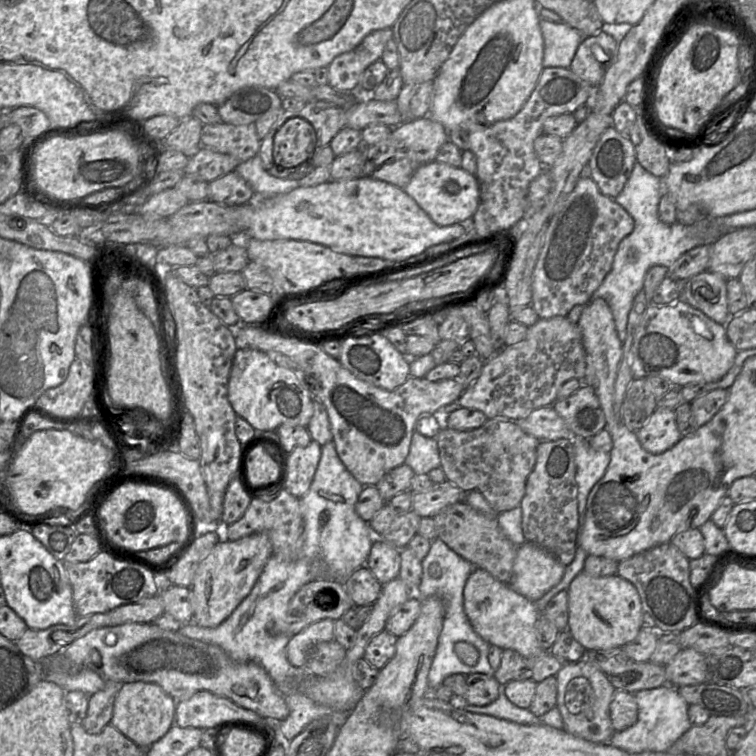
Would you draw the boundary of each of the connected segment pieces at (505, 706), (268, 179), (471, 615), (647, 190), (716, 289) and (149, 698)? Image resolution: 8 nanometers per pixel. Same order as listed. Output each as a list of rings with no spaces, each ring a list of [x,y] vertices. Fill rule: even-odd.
[[[500,686],[498,698],[486,706],[475,706],[466,703],[463,697],[453,695],[450,701],[452,705],[458,706],[467,712],[485,714],[518,724],[532,725],[540,722],[528,708],[523,709],[514,705],[506,696],[503,686]]]
[[[258,154],[241,162],[234,171],[250,185],[257,197],[285,194],[300,186],[299,180],[282,179],[269,174]]]
[[[476,568],[469,575],[463,589],[463,606],[475,632],[490,645],[514,650],[524,657],[532,657],[544,651],[536,635],[536,623],[540,616],[536,603],[486,570]]]
[[[636,161],[623,190],[614,199],[631,215],[634,229],[619,243],[612,268],[594,292],[593,298],[602,298],[610,306],[621,342],[626,339],[628,316],[636,295],[644,287],[647,271],[655,265],[669,268],[687,251],[697,246],[714,243],[714,239],[708,236],[706,226],[662,222],[659,218],[658,206],[663,192],[664,180],[649,173]]]
[[[706,270],[686,280],[682,300],[713,321],[726,325],[731,315],[727,302],[727,279]]]
[[[125,683],[116,695],[110,723],[136,745],[148,749],[175,724],[176,704],[177,701],[155,683]]]

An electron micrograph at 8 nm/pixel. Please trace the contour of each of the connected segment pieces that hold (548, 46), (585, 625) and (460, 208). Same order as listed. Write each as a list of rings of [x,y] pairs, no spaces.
[[[540,18],[539,25],[544,39],[543,67],[569,68],[578,46],[585,37],[589,36],[584,36],[567,23],[558,23]]]
[[[583,570],[568,589],[568,627],[586,651],[623,647],[633,641],[642,627],[643,608],[636,587],[619,575],[593,577]]]
[[[437,160],[420,166],[412,175],[404,191],[439,226],[448,226],[469,220],[476,212],[480,199],[479,183],[475,175],[461,167],[453,167]]]

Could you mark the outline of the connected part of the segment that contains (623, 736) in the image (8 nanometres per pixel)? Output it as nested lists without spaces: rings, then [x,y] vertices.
[[[665,684],[658,688],[634,693],[638,705],[637,722],[626,730],[615,732],[609,744],[628,753],[667,752],[668,749],[691,727],[688,717],[689,704],[677,688]]]

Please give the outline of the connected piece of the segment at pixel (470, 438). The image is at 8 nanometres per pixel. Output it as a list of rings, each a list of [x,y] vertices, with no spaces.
[[[488,418],[479,428],[468,431],[443,427],[435,439],[440,468],[448,481],[463,491],[479,491],[497,513],[520,505],[527,478],[536,463],[540,440],[524,432],[516,421]]]

